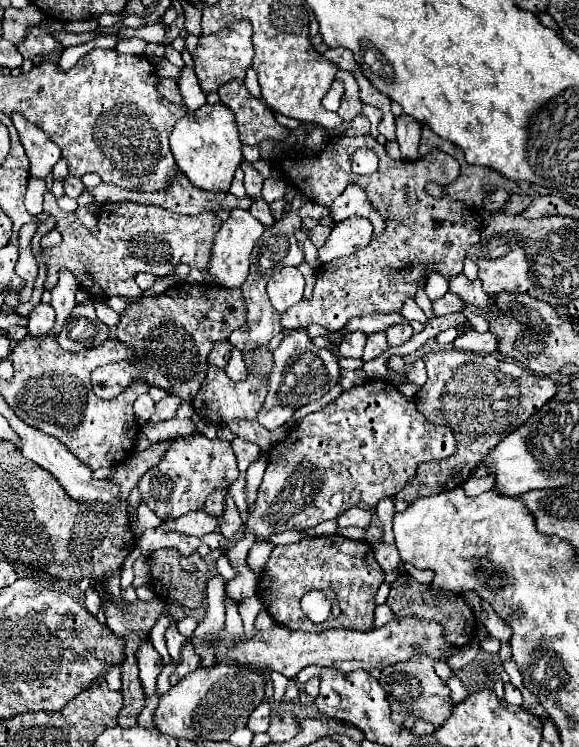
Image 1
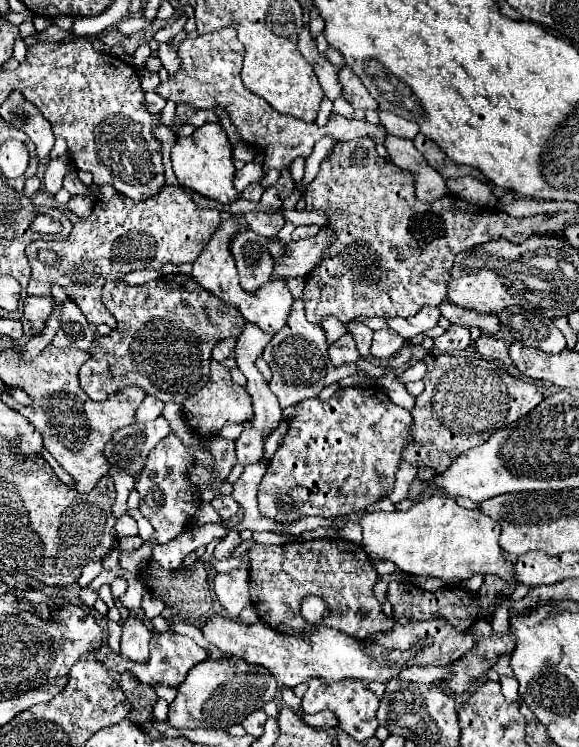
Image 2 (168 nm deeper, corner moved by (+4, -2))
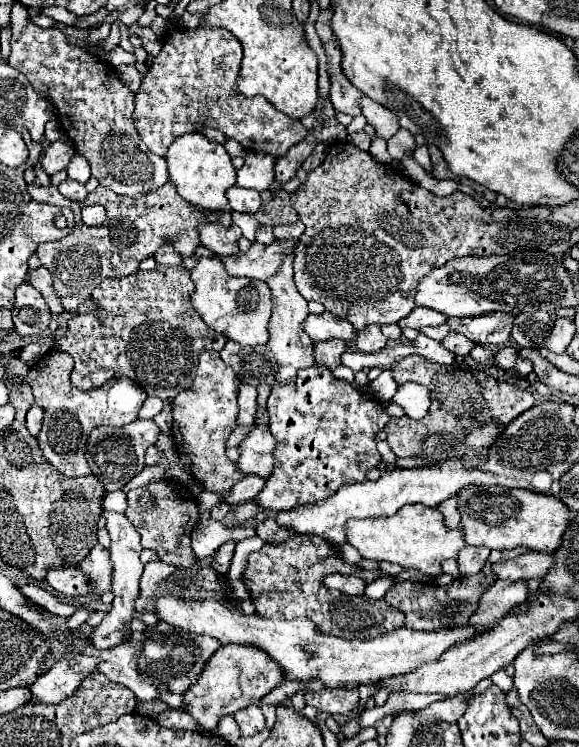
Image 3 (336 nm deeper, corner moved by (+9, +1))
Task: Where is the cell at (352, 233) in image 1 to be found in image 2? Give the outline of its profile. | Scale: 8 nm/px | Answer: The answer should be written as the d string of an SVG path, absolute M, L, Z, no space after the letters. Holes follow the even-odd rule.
M321 229L315 237L305 237L301 241L291 241L285 245L285 253L279 259L273 259L271 279L289 279L299 275L309 275L311 269L321 261L333 231Z

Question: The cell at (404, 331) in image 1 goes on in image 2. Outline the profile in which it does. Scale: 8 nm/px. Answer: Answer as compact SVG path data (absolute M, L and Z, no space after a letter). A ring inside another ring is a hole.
M379 329L373 333L373 343L371 343L371 355L377 359L389 359L393 357L401 347L405 339L391 329Z

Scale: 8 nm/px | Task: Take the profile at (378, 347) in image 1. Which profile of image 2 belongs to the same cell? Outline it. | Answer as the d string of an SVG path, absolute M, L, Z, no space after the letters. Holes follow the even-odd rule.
M355 321L345 323L345 329L353 337L353 341L355 341L357 351L361 353L361 357L369 357L369 341L373 339L373 331L367 325L355 323Z

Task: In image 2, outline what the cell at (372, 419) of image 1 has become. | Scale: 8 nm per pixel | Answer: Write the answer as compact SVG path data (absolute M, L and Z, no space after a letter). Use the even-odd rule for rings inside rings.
M339 387L327 401L319 401L319 397L303 399L297 403L297 411L289 419L283 443L275 451L259 483L257 501L261 515L291 523L303 515L345 517L353 511L363 511L393 489L401 449L409 443L409 425L411 413L397 407L379 387Z

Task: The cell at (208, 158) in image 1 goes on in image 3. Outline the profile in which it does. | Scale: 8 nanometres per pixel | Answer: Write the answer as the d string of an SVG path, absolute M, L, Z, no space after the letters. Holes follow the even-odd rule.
M182 134L172 142L166 154L168 176L176 184L178 194L186 198L192 206L208 208L208 210L224 210L226 190L236 184L236 168L232 166L232 158L226 148L214 140L208 140L204 134Z

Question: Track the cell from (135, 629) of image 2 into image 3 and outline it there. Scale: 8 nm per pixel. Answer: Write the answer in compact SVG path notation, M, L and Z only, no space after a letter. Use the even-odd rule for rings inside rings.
M104 510L104 518L106 518L106 530L110 532L110 538L112 538L110 556L112 556L112 564L114 564L114 574L112 574L114 600L112 600L110 614L106 614L106 618L96 626L94 634L90 636L92 644L100 650L118 646L120 642L126 642L130 638L130 622L134 620L134 612L136 612L134 604L140 594L140 576L144 570L144 566L140 562L142 544L140 544L140 534L136 534L136 528L128 522L128 518L124 514L118 514L118 512Z

